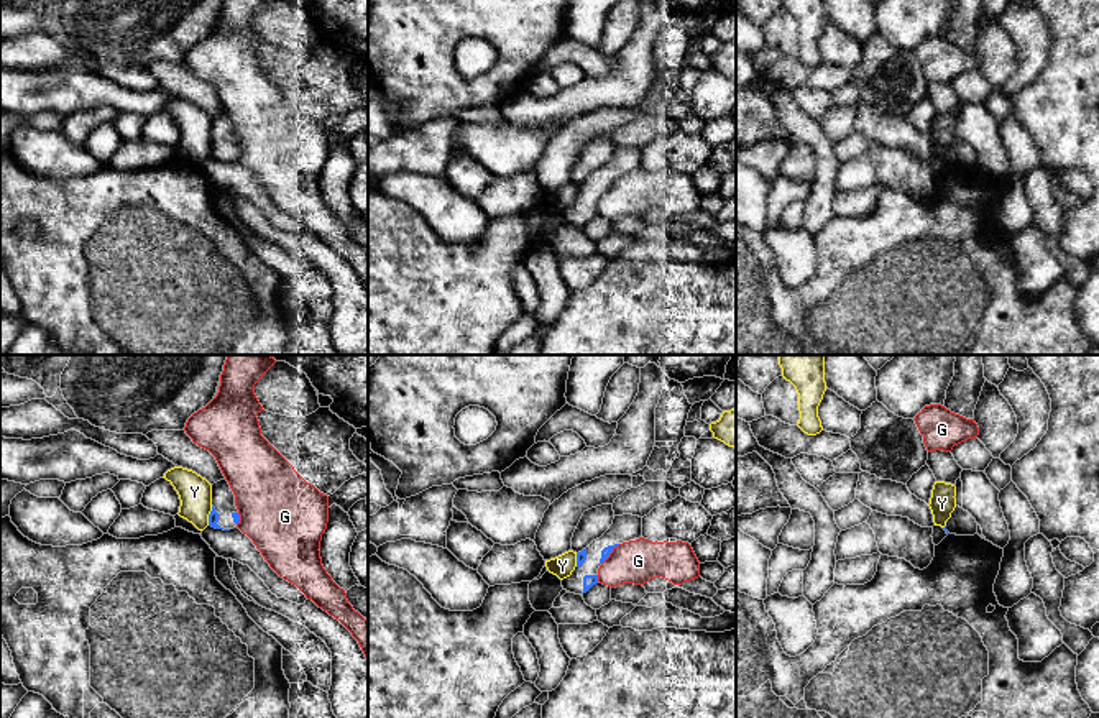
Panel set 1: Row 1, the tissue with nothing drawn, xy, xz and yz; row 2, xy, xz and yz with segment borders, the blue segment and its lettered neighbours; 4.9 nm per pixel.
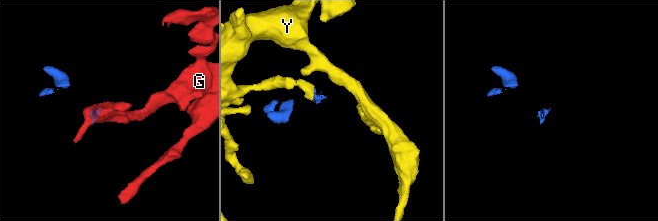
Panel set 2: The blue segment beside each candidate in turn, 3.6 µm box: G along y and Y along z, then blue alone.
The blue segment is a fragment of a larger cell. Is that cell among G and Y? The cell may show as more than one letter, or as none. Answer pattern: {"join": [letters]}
{"join": []}

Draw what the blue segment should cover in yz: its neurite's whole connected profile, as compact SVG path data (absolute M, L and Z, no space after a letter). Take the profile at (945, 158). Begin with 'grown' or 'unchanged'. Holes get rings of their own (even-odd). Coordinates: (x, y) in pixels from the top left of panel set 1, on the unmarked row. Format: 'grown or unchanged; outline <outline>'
grown; outline M956 138L943 161L946 166L974 168L977 166L977 154L968 143Z

